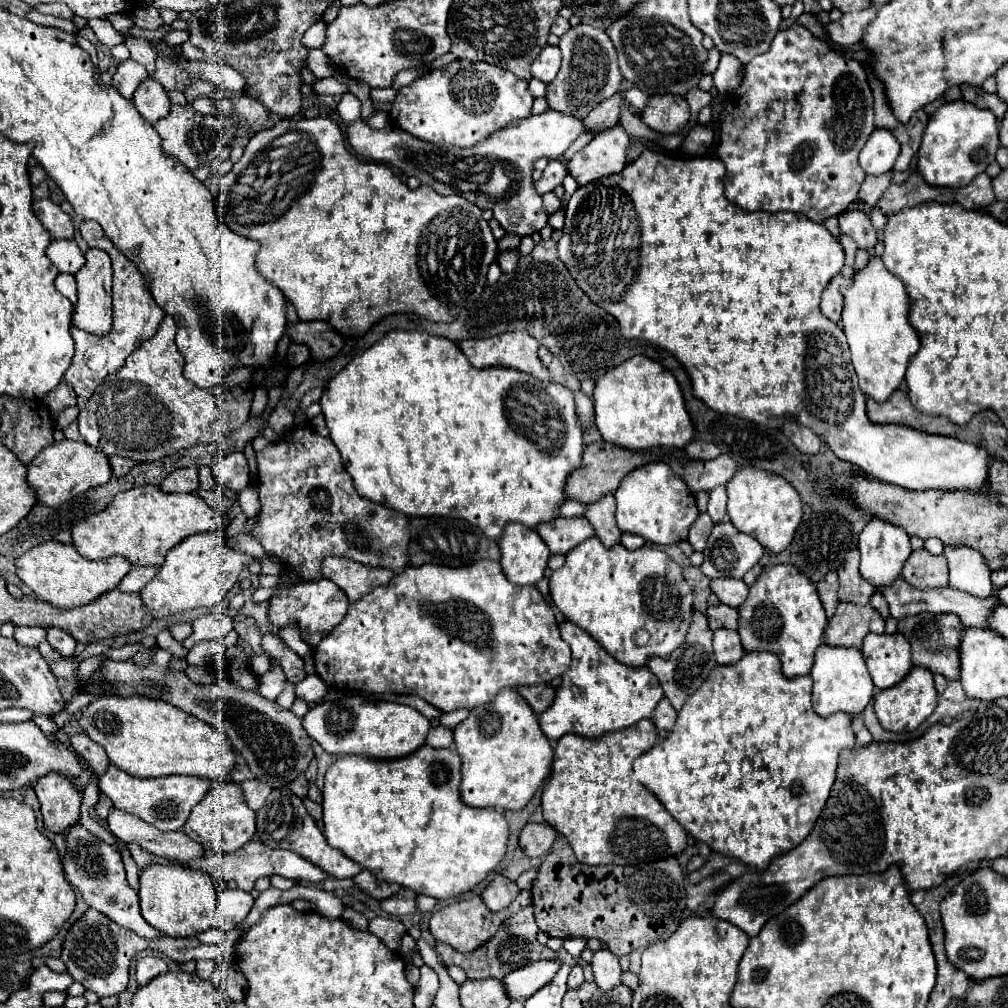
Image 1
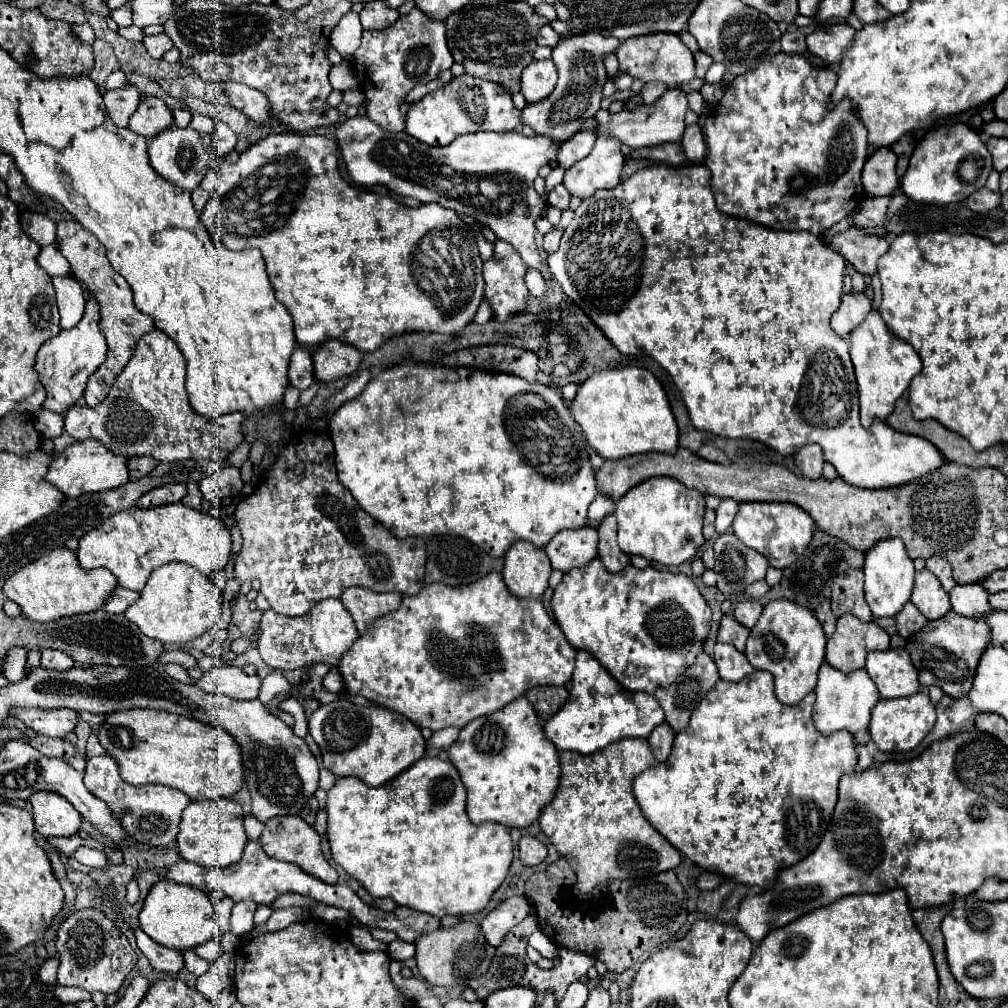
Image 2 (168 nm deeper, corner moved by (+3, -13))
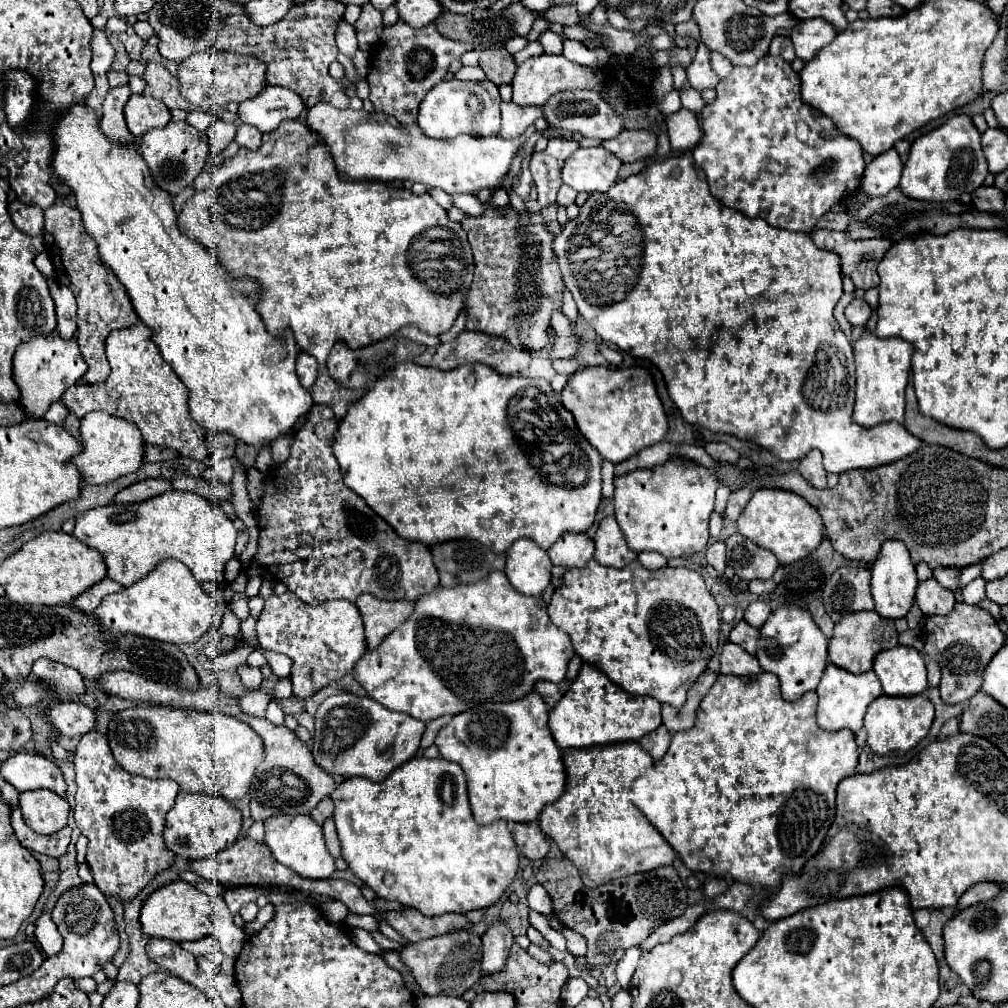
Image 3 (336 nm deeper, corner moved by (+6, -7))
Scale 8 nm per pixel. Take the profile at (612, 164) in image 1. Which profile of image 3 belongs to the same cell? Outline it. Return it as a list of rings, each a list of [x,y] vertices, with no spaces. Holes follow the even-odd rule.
[[[602,147],[578,149],[562,167],[562,181],[576,191],[606,191],[614,185],[622,161]]]

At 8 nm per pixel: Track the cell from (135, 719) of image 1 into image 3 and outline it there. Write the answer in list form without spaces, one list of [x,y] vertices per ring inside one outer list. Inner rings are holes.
[[[138,705],[114,715],[108,727],[108,741],[116,761],[128,773],[148,779],[174,779],[186,793],[220,795],[230,803],[248,793],[256,767],[264,757],[258,733],[222,711],[206,713]]]

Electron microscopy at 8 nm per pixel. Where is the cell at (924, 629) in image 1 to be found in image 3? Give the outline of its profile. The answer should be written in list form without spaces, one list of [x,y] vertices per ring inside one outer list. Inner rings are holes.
[[[956,603],[950,615],[928,617],[924,627],[922,657],[924,661],[934,659],[942,667],[944,679],[938,685],[940,695],[946,703],[956,705],[956,703],[968,701],[976,691],[980,691],[982,673],[990,663],[990,657],[994,657],[994,653],[998,653],[998,649],[1002,647],[1004,647],[1004,635],[988,611],[974,605]]]

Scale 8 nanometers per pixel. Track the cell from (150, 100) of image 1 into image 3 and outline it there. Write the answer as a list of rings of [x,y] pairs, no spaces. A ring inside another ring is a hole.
[[[132,95],[124,107],[124,115],[128,129],[136,139],[140,139],[148,129],[166,127],[170,123],[170,111],[166,105],[150,95]]]

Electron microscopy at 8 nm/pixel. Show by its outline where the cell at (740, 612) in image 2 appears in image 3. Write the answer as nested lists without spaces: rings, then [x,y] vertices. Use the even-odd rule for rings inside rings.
[[[756,601],[756,603],[750,603],[746,607],[746,613],[744,613],[744,619],[746,623],[750,623],[752,627],[760,629],[764,623],[766,623],[766,617],[772,613],[770,605],[764,603],[764,601]]]

